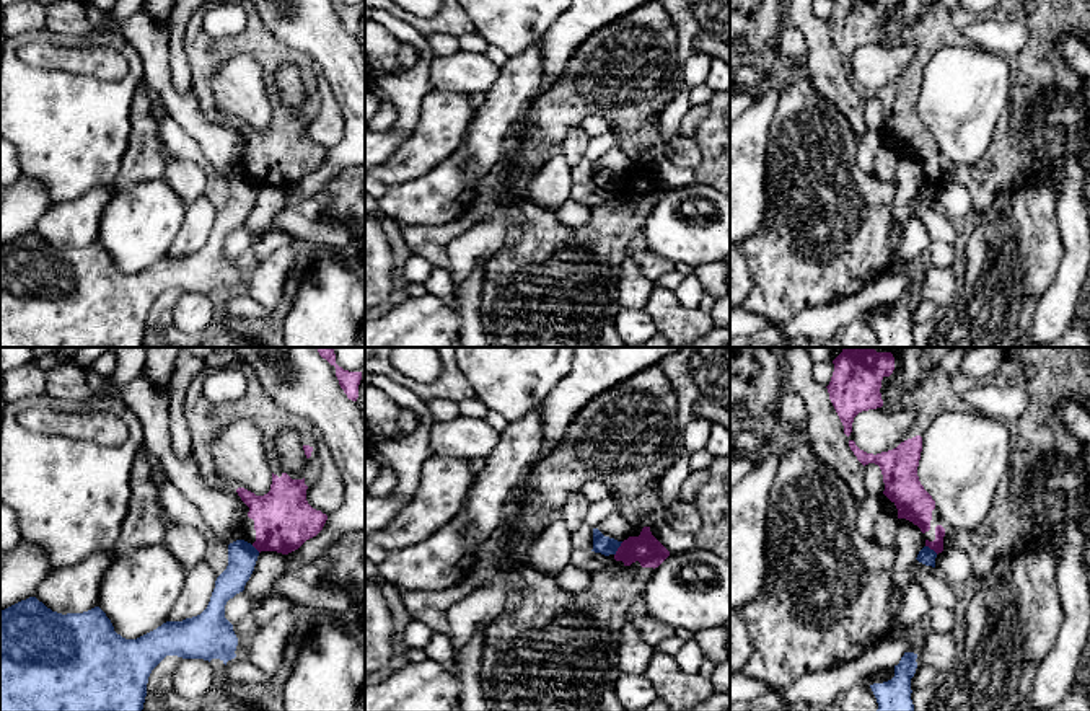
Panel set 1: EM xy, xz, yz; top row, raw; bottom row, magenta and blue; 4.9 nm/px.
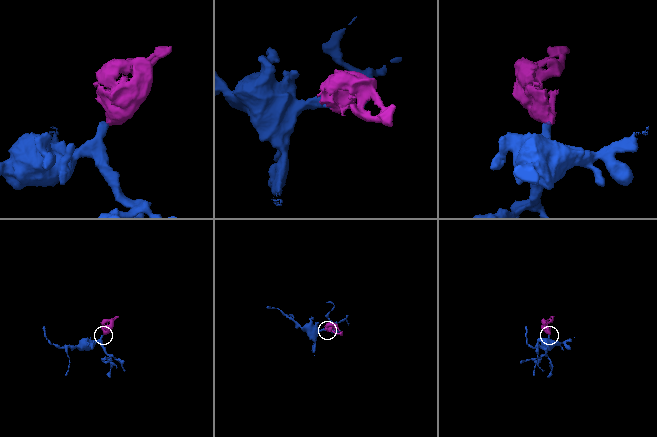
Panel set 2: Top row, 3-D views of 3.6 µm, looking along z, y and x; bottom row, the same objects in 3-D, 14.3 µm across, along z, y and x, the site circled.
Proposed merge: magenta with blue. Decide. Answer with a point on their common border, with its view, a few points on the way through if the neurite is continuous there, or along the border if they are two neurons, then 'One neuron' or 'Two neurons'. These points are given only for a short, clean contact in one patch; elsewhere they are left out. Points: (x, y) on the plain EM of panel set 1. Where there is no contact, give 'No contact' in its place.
Touches magenta at xz (618, 183). Boundary: xz (623, 176), (615, 189). Two neurons

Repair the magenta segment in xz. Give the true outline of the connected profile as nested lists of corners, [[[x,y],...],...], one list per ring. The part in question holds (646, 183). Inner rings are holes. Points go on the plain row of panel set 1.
[[[644,161],[608,191],[608,201],[590,210],[583,227],[562,225],[554,210],[521,202],[521,238],[486,263],[479,313],[489,346],[624,347],[616,331],[616,315],[622,308],[618,302],[621,266],[647,215],[668,191],[650,161]]]

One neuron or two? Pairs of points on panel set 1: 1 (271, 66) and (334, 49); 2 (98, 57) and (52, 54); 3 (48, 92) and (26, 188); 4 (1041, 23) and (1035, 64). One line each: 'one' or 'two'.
1: two
2: one
3: two
4: one

